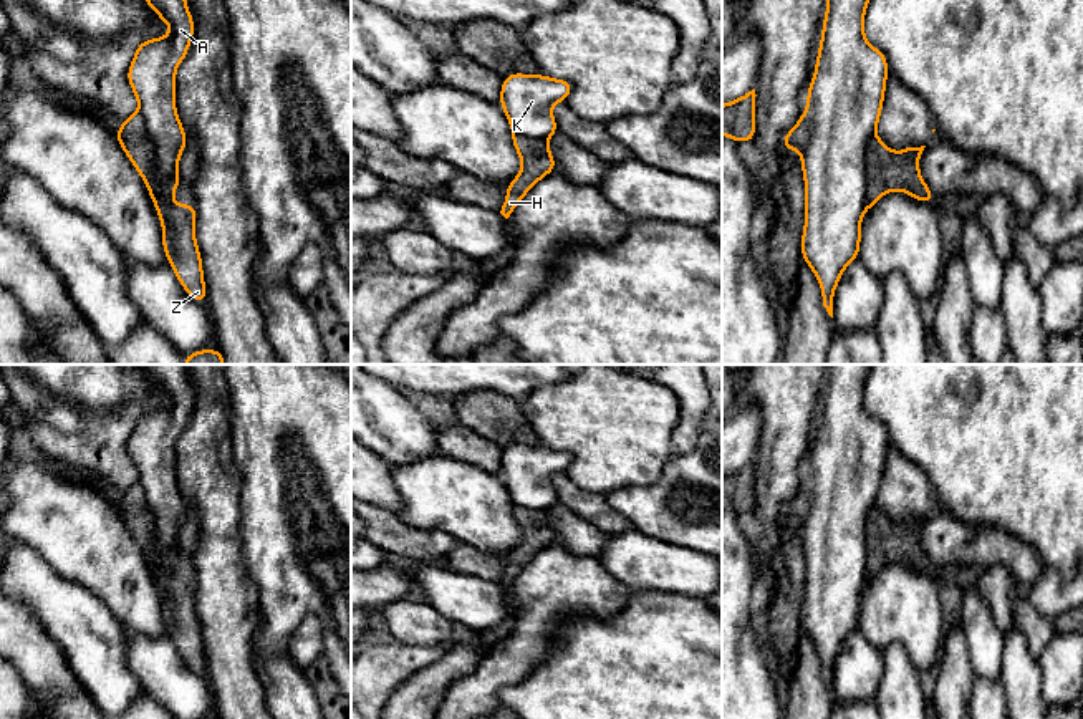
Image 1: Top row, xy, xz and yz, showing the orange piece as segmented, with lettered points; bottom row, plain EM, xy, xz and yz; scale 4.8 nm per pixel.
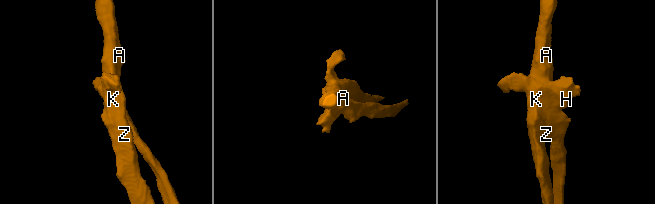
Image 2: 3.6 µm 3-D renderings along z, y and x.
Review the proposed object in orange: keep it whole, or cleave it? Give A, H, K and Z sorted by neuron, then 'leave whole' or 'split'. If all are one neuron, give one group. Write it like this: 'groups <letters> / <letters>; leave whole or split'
groups A K / H Z; split

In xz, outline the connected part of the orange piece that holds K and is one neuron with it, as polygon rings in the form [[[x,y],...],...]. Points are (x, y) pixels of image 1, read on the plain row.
[[[512,444],[502,452],[500,477],[513,505],[548,512],[558,504],[551,477],[565,474],[571,462],[568,451]]]

